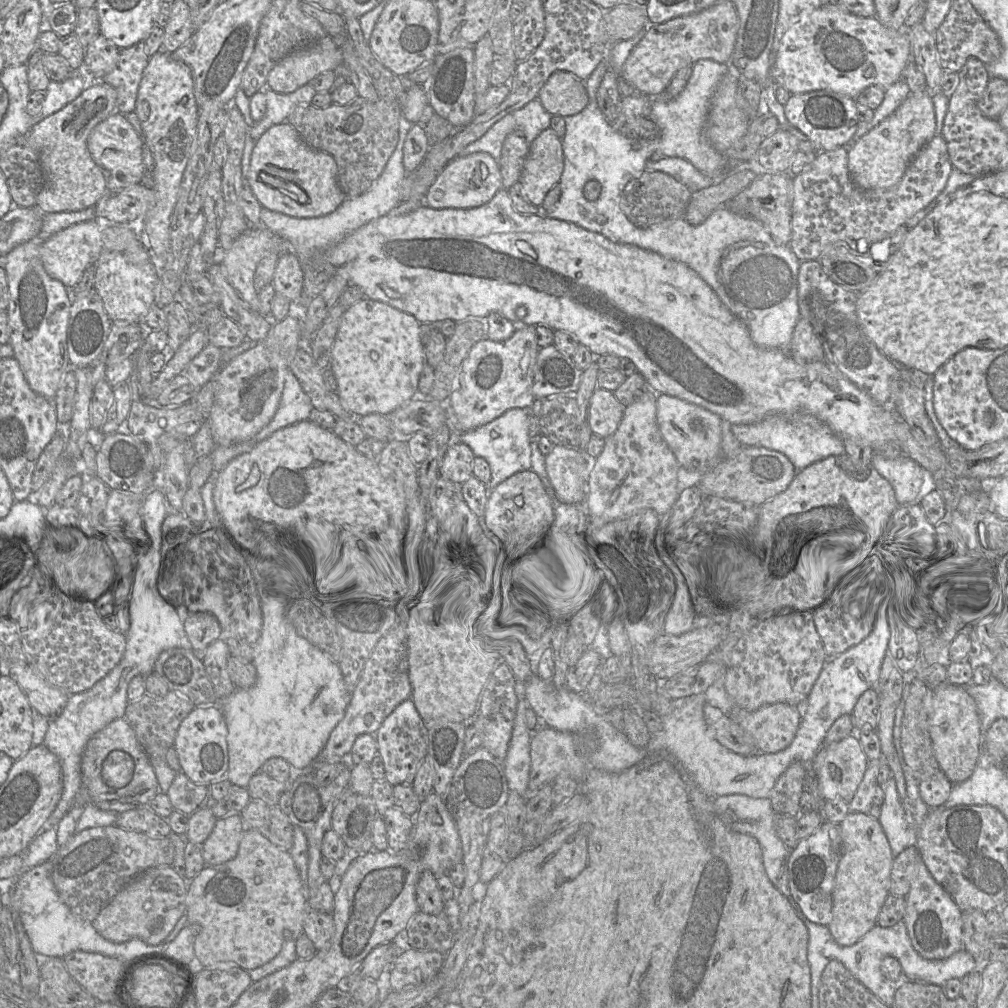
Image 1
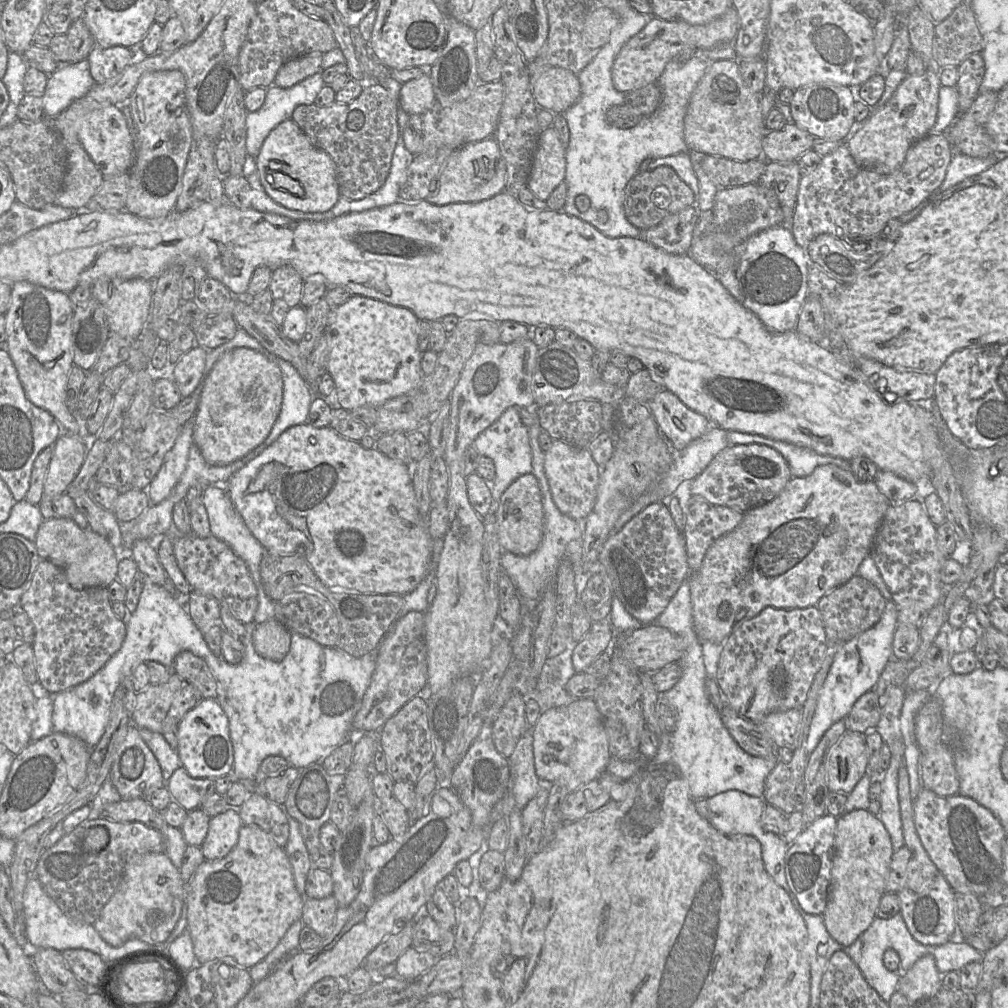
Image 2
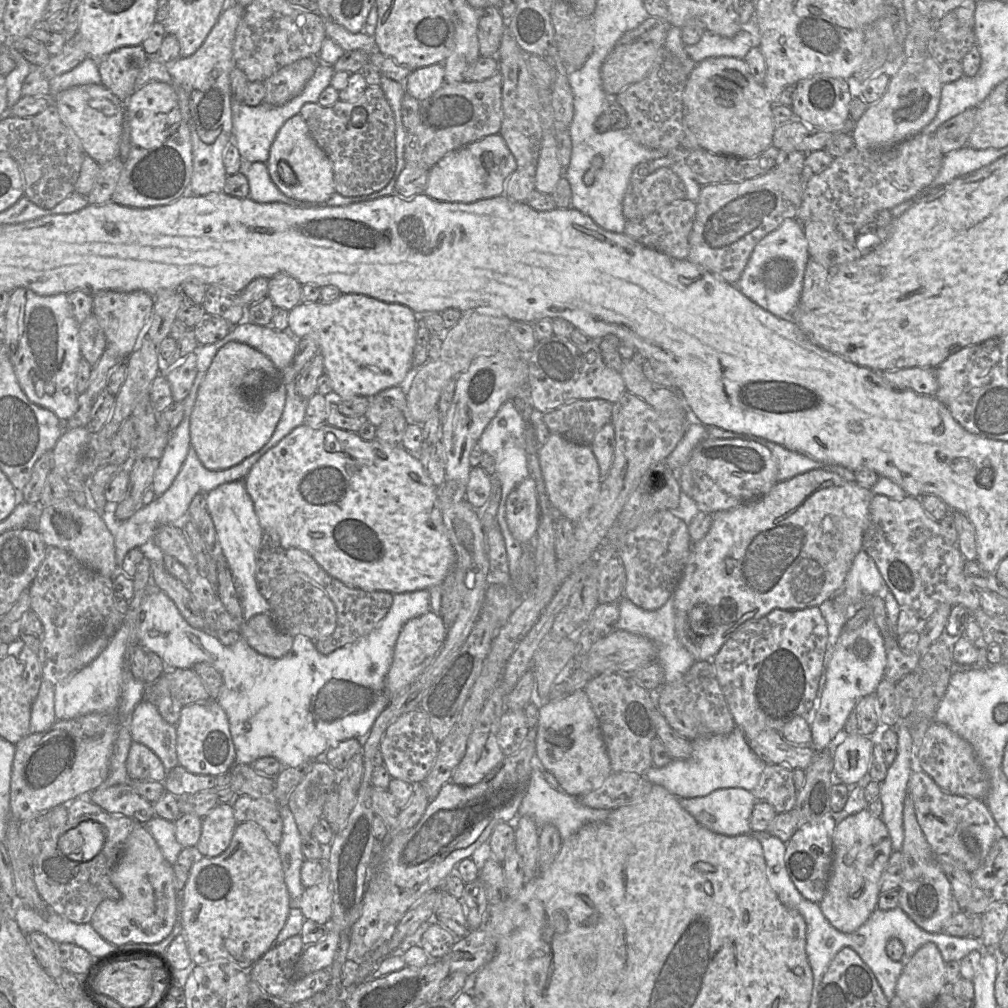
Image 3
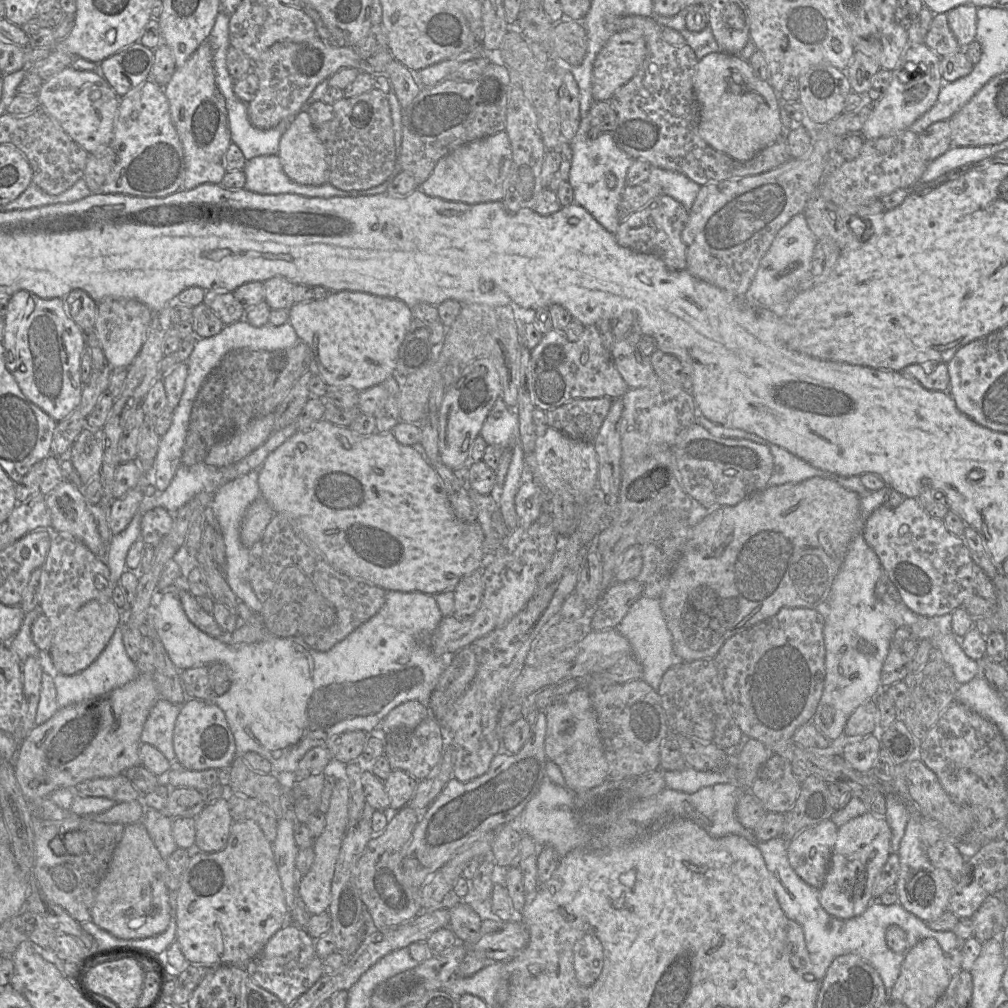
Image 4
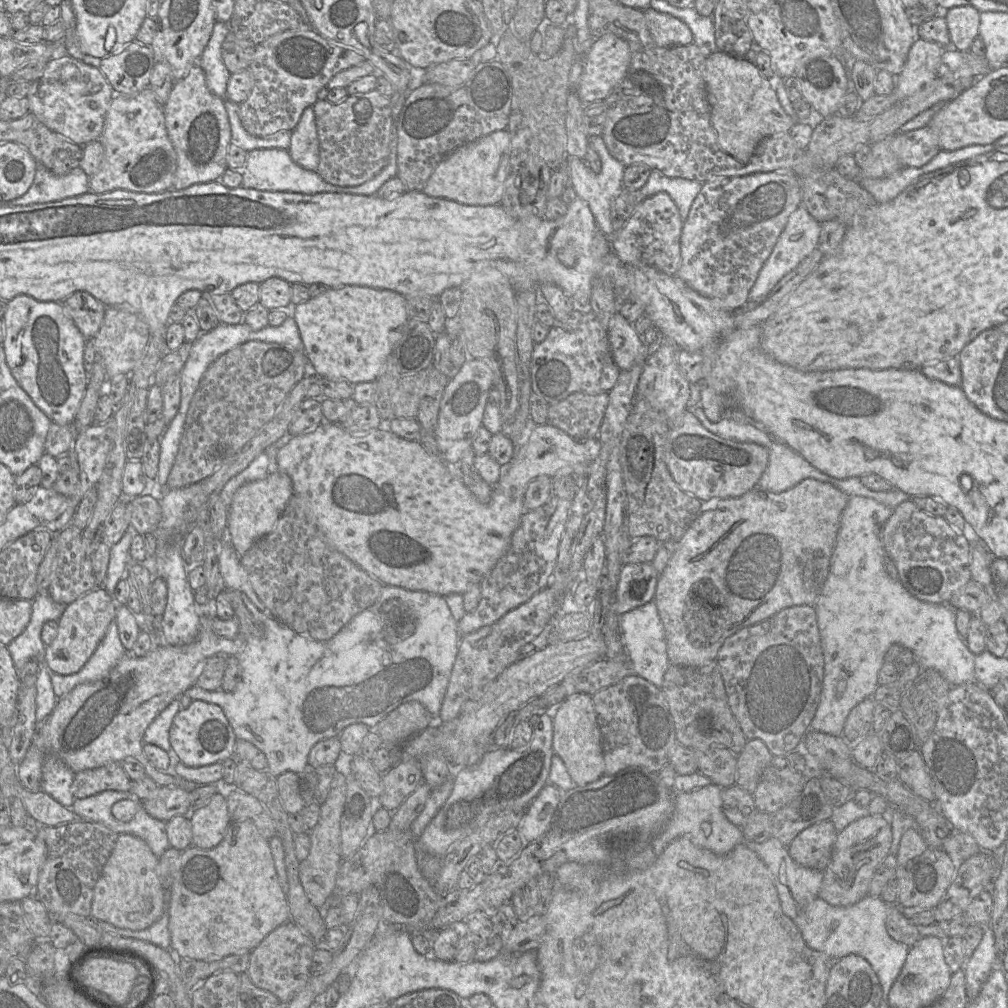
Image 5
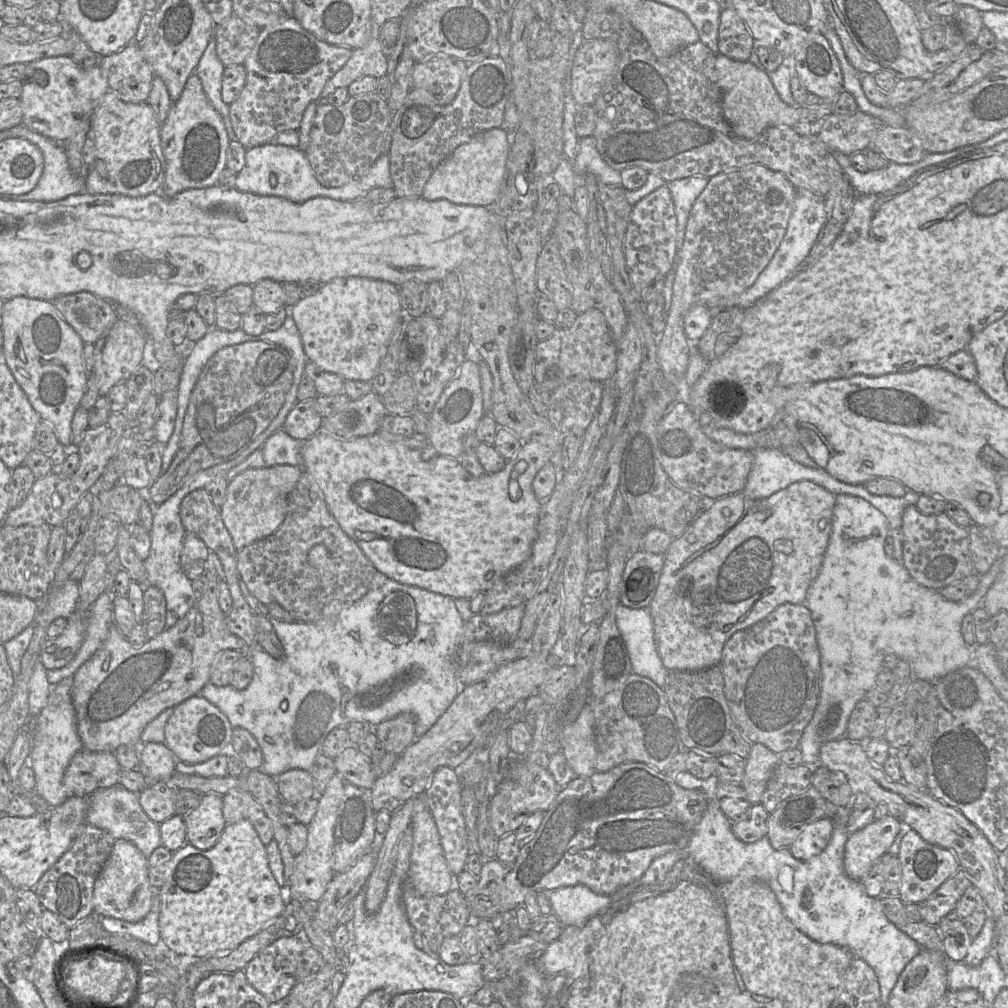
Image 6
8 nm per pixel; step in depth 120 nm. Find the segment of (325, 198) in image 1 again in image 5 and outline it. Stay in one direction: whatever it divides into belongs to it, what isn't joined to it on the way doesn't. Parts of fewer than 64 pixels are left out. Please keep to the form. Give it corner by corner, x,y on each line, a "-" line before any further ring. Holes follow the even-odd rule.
307,107
291,131
288,153
300,167
316,172
319,165
319,140
313,107

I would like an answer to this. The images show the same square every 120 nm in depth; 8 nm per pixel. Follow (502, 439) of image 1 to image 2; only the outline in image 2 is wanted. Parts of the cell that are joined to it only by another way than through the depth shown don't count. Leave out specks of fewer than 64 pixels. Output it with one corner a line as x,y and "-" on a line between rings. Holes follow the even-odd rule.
509,407
502,415
488,428
486,428
472,443
480,456
486,456
493,460
495,465
495,478
491,484
491,494
493,500
493,509
496,512
496,507
500,502
501,496
505,490
520,476
532,473
532,454
529,442
527,427
522,423
519,408

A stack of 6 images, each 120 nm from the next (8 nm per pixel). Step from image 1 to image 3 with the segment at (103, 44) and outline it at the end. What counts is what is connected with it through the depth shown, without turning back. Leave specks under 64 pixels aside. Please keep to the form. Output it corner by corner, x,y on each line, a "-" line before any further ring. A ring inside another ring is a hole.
141,45
124,46
98,60
101,83
119,100
125,101
136,90
135,80
149,56

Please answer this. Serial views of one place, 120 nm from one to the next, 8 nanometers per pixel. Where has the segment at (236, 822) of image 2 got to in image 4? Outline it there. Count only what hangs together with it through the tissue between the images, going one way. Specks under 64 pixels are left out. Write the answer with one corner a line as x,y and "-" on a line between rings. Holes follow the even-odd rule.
227,796
207,803
195,817
195,850
205,853
222,850
233,822

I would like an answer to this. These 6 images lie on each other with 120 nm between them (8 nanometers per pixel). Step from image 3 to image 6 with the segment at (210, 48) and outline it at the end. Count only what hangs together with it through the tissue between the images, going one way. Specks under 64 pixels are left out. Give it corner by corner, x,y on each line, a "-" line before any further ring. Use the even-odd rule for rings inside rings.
193,73
162,123
161,146
165,160
165,178
160,193
165,197
174,197
187,189
218,184
220,173
226,168
229,142
222,117
209,102
199,77

